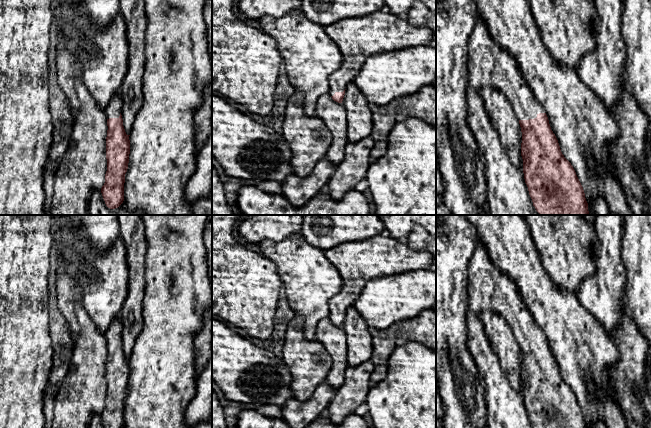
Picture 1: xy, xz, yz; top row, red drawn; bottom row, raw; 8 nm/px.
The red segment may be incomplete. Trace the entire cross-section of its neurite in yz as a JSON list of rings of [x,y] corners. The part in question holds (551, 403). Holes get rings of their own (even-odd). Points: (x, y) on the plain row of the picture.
[[[478,244],[469,262],[467,283],[467,347],[477,366],[485,395],[487,428],[588,428],[583,411],[571,387],[561,376],[544,332],[534,322],[516,283],[500,271],[488,251]],[[492,311],[510,325],[522,356],[523,393],[515,389],[493,350],[479,315]]]

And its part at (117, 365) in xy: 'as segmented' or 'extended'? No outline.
extended

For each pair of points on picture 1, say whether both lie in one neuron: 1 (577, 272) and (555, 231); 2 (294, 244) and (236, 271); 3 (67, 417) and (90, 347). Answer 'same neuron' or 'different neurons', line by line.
1: same neuron
2: different neurons
3: same neuron

